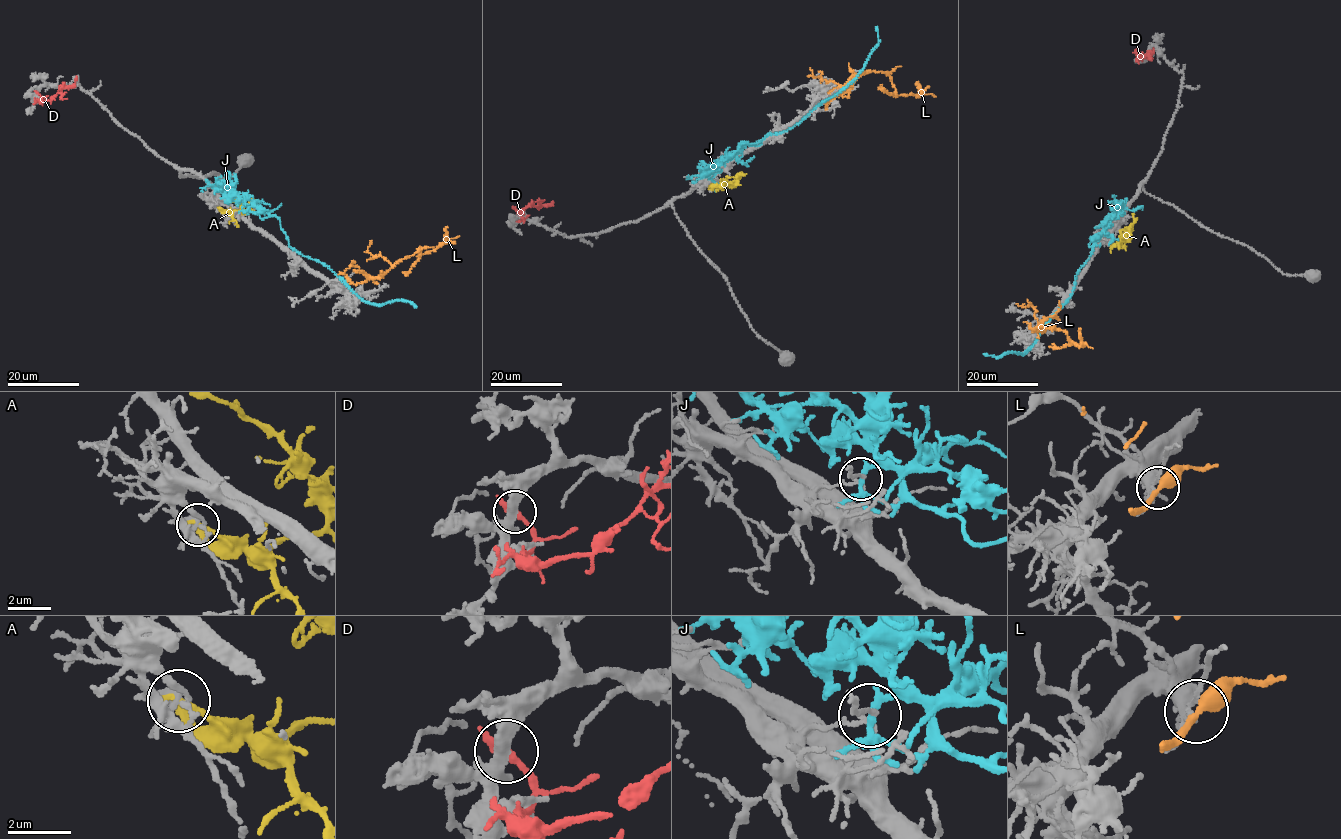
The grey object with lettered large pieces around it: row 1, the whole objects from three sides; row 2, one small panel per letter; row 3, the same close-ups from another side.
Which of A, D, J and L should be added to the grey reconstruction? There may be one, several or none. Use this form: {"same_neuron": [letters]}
{"same_neuron": ["L"]}

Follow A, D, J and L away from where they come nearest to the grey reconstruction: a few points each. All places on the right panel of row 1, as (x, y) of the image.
A: (1124, 232), (1124, 242), (1134, 213)
D: (1152, 51), (1149, 56), (1138, 57), (1146, 55), (1148, 58), (1154, 51)
J: (1104, 232), (1079, 270), (1071, 297), (1045, 324), (1031, 347), (1023, 355), (983, 354)
L: (1045, 328), (1043, 332), (1034, 330), (1040, 326), (1062, 329), (1077, 345), (1083, 346), (1079, 328)

